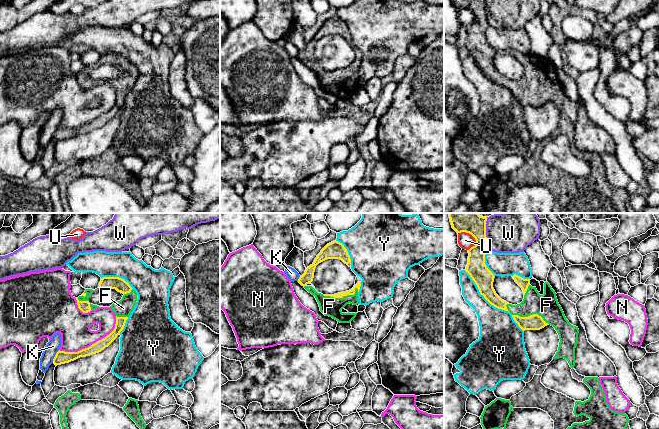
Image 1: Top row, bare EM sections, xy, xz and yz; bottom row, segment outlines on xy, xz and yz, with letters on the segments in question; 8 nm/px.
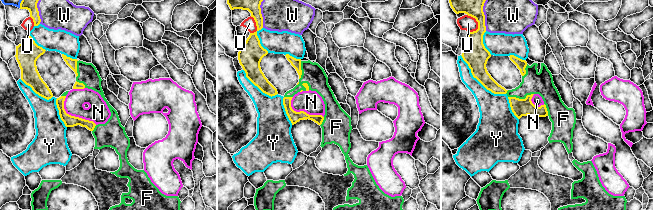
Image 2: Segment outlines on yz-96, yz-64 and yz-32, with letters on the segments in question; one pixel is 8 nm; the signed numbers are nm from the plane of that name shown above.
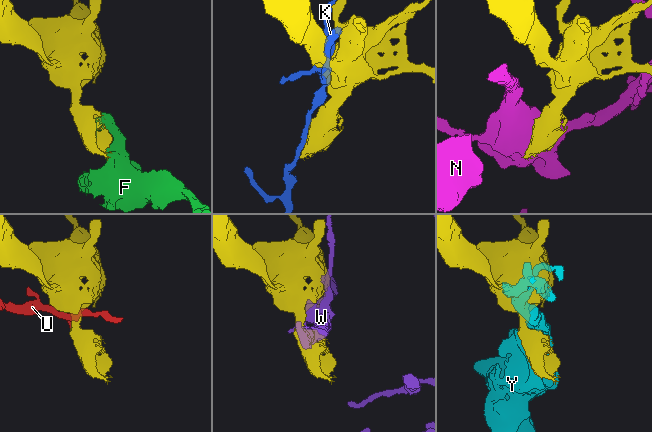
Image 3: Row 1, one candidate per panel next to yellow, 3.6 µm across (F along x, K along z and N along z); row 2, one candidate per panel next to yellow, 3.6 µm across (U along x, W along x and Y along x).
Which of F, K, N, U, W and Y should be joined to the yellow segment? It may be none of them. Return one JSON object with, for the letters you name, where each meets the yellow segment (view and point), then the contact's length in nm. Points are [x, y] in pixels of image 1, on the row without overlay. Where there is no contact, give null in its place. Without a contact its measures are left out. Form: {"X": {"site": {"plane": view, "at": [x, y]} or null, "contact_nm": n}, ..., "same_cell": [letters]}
{"F": {"site": {"plane": "xz", "at": [342, 72]}, "contact_nm": 300}, "same_cell": ["F"]}

